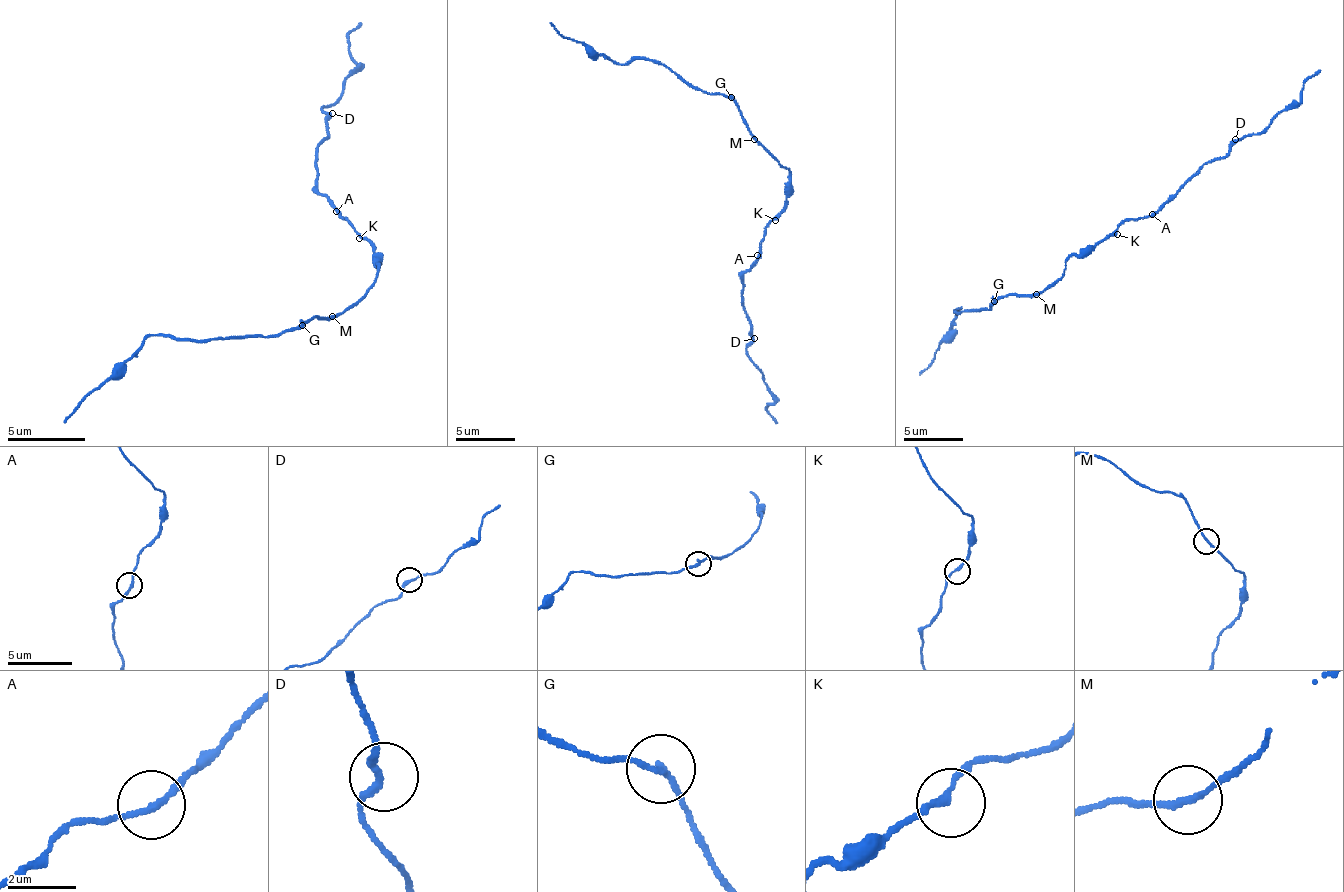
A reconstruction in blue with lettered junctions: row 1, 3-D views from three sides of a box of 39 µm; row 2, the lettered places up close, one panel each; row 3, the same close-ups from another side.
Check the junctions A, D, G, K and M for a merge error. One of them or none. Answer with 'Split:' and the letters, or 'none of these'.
Split: G

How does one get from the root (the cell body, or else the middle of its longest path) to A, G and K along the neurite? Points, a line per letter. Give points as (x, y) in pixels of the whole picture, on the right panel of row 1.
A: (1072, 255), (1087, 255), (1125, 220), (1137, 220), (1152, 214)
G: (1072, 255), (1066, 261), (1066, 270), (1042, 291), (1009, 294), (995, 300)
K: (1072, 255), (1087, 255), (1102, 240), (1117, 234)

